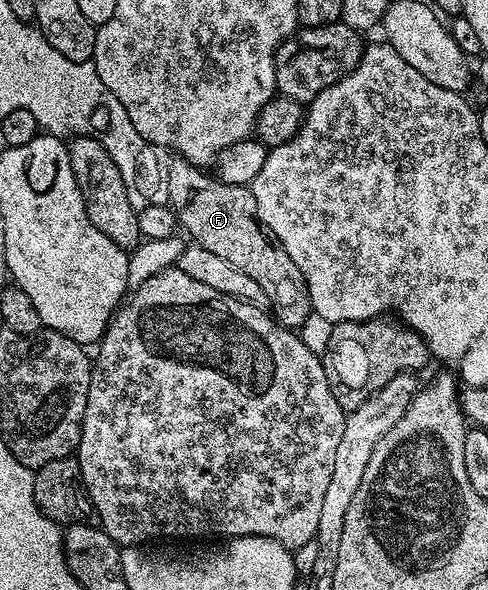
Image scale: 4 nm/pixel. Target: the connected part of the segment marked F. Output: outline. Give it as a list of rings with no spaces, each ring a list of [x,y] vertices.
[[[180,157],[170,158],[167,206],[176,213],[177,222],[183,231],[185,227],[184,234],[189,234],[188,238],[192,242],[203,245],[203,249],[211,249],[211,253],[225,258],[229,264],[235,265],[235,269],[247,273],[247,277],[259,281],[259,289],[263,289],[273,318],[282,327],[300,329],[313,306],[303,281],[303,273],[299,273],[299,265],[287,257],[280,243],[257,218],[255,197],[249,187],[227,185],[212,178],[209,180],[201,171],[204,170],[198,164],[188,163]]]

